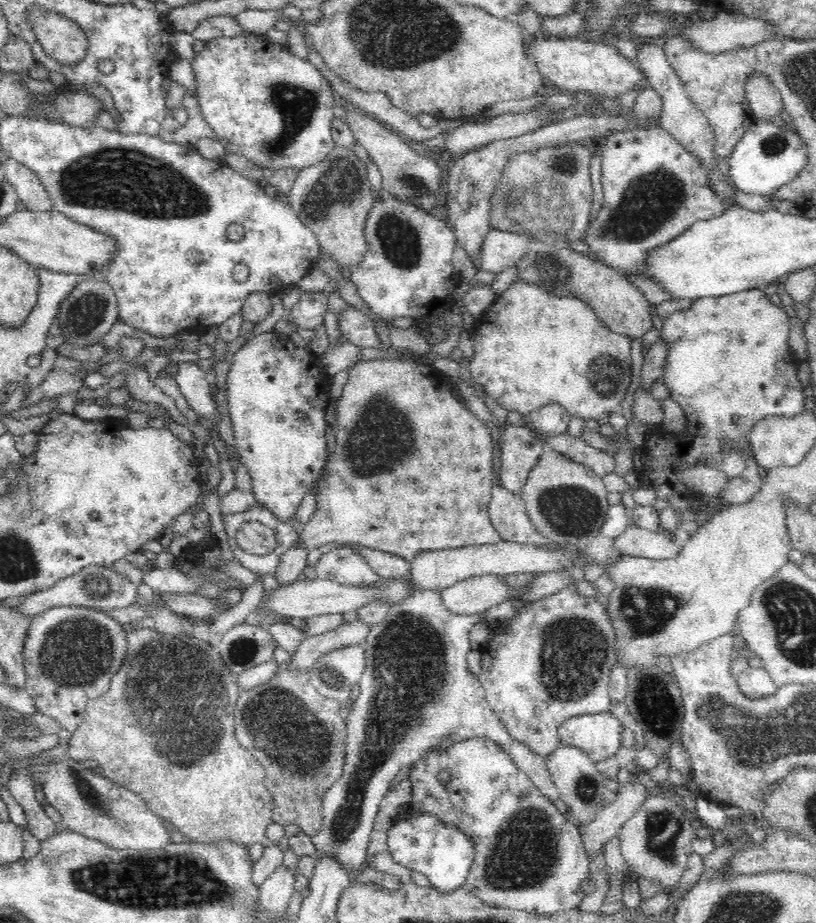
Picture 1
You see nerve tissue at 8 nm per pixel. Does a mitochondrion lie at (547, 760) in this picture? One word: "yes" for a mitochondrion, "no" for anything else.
no

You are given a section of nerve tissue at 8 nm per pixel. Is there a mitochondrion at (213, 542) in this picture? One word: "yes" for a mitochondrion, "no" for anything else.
no

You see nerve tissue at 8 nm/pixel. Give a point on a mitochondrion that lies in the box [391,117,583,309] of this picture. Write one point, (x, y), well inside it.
(422, 190)

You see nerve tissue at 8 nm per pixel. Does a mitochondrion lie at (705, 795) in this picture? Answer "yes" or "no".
no

